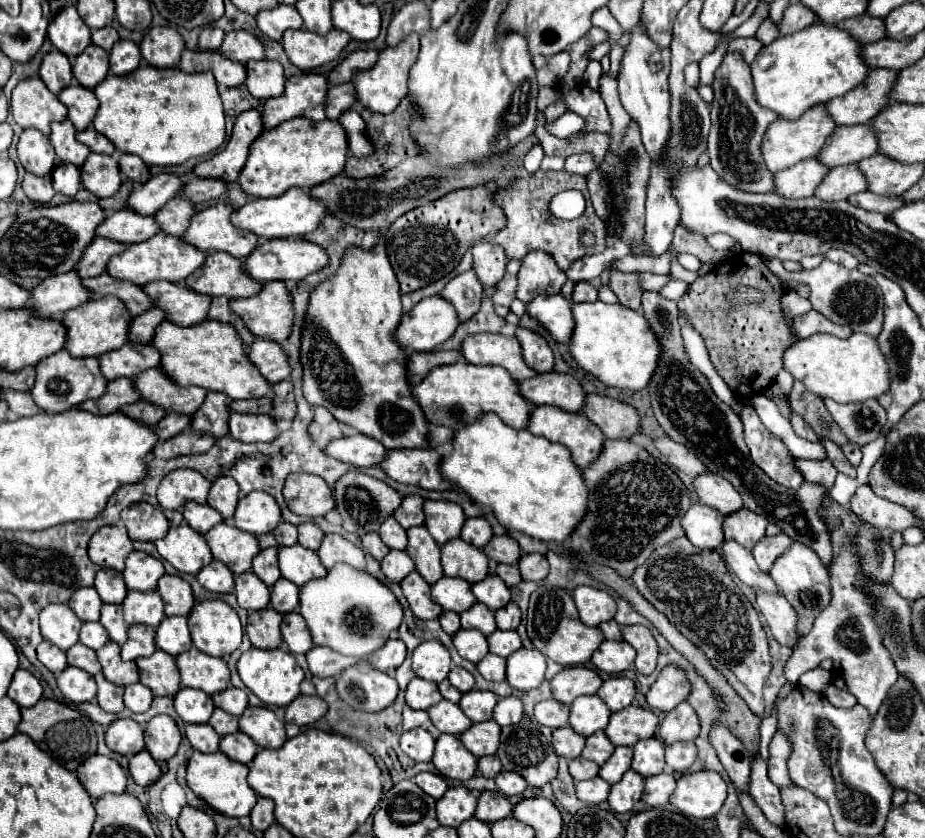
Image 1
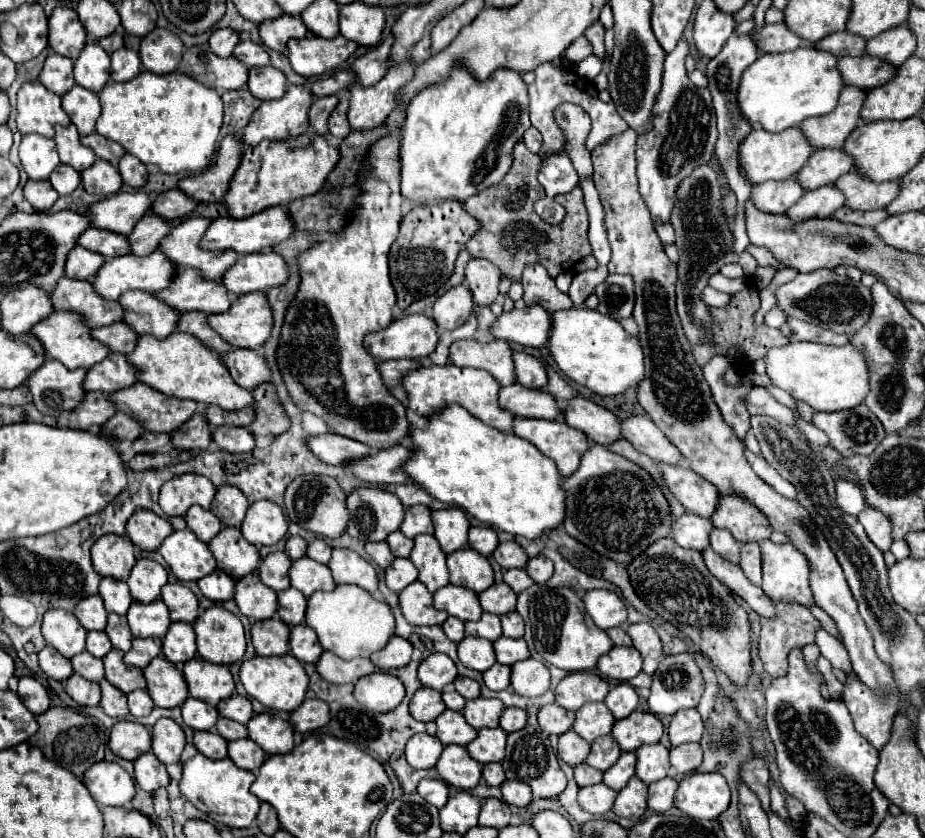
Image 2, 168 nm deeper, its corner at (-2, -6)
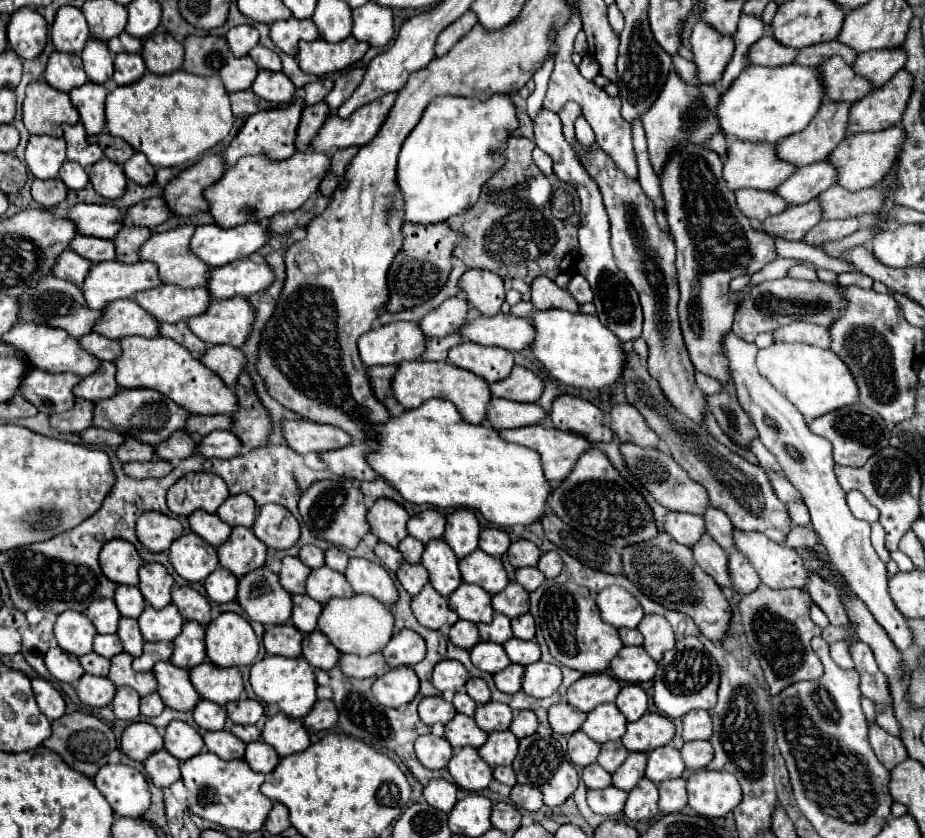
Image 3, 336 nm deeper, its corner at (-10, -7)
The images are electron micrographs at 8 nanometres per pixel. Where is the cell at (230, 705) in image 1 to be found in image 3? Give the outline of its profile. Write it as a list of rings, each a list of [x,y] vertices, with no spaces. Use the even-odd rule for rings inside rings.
[[[240,699],[240,701],[228,703],[226,711],[228,711],[228,717],[240,725],[256,725],[258,719],[264,715],[264,709],[256,699]]]

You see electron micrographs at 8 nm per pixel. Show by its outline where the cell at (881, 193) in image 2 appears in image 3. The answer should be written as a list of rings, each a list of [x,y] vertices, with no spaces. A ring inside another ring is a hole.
[[[834,185],[826,189],[818,201],[822,205],[824,219],[848,219],[860,215],[878,215],[886,203],[886,193],[876,187],[852,193],[840,185]]]

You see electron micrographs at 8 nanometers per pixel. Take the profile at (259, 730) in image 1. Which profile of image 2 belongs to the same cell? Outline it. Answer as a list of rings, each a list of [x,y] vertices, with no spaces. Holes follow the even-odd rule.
[[[278,712],[254,714],[248,734],[266,754],[286,754],[294,748],[294,728]]]

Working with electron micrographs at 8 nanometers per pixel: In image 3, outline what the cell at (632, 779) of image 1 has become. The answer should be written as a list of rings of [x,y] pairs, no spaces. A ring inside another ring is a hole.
[[[640,779],[630,791],[624,813],[632,821],[652,821],[658,817],[658,787],[650,779]]]

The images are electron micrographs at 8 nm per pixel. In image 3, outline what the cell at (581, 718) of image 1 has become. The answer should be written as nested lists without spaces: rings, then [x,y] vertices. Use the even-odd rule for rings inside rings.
[[[604,703],[588,713],[582,731],[596,743],[614,741],[626,733],[626,717],[618,711],[614,703]]]

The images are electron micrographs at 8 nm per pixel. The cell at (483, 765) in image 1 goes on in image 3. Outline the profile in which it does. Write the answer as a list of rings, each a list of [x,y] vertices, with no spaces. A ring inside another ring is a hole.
[[[494,767],[494,779],[500,781],[500,783],[506,783],[510,787],[516,783],[516,777],[514,777],[512,767]]]

